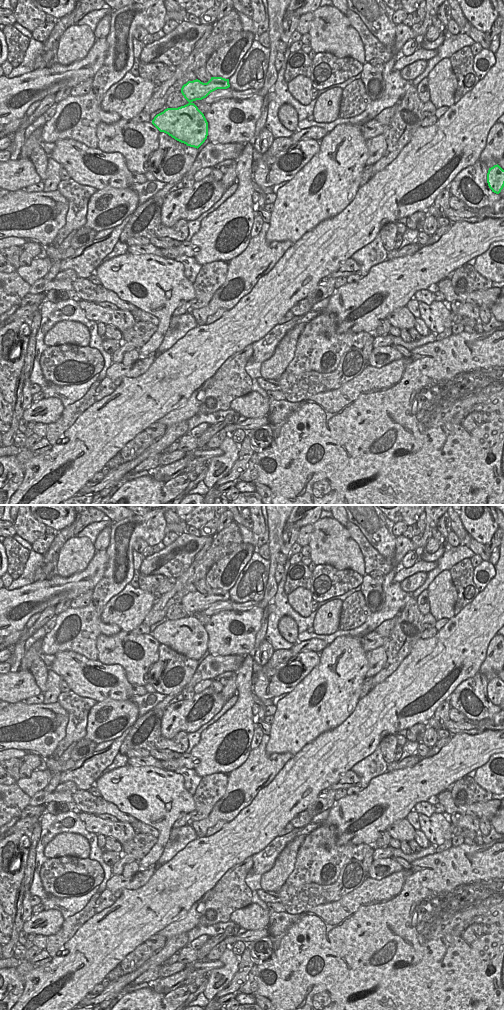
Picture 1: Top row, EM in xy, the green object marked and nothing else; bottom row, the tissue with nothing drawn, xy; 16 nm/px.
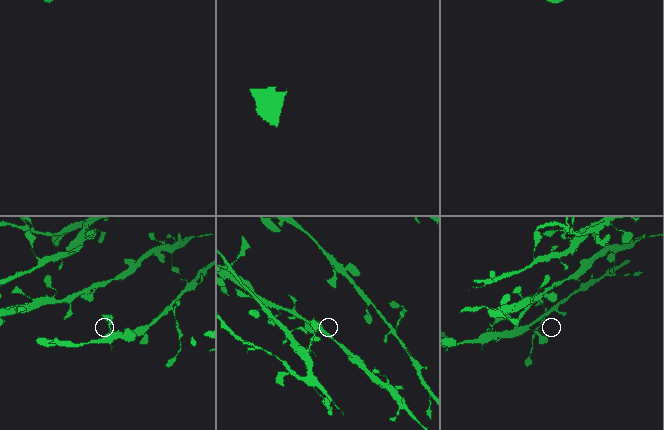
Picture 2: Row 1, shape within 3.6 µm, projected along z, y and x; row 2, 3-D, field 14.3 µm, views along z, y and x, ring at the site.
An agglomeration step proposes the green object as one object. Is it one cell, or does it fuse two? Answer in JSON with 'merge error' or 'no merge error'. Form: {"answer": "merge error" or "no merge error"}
{"answer": "no merge error"}

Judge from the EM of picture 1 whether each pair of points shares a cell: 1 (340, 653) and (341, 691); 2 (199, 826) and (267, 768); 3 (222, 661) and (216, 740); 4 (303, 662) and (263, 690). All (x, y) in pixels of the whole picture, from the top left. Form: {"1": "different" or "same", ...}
{"1": "same", "2": "same", "3": "different", "4": "same"}

